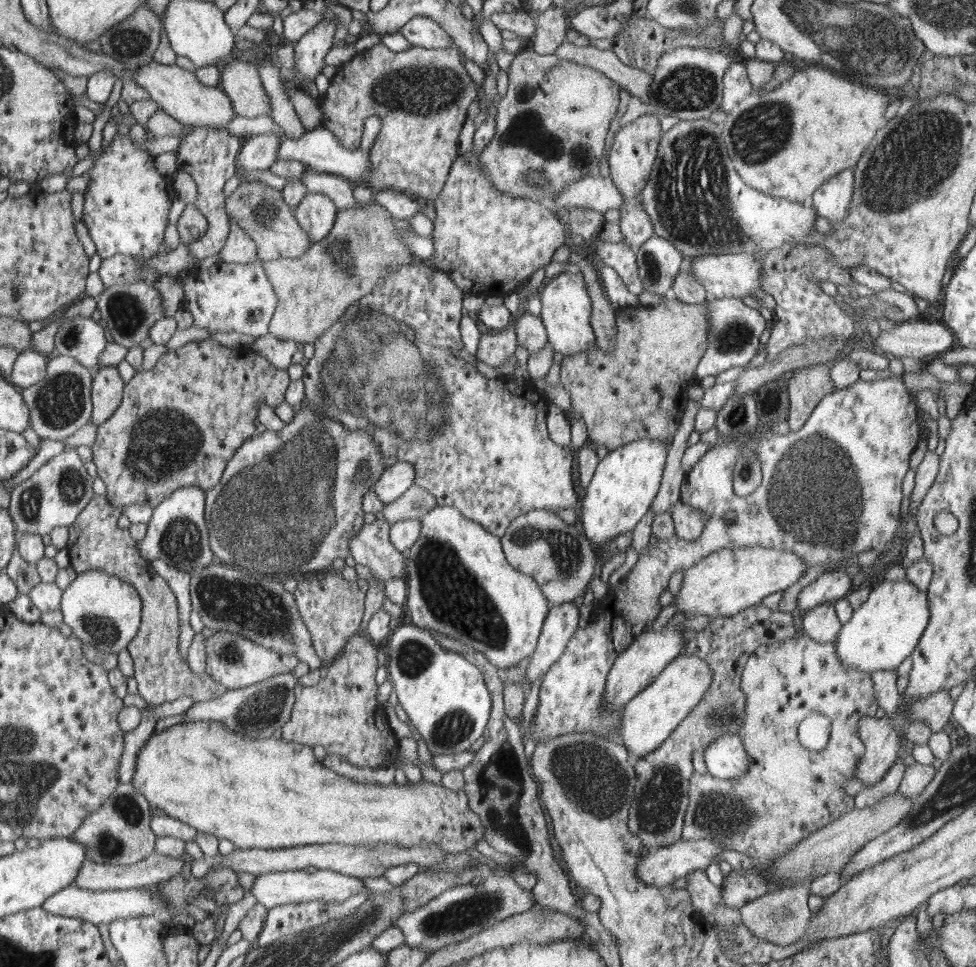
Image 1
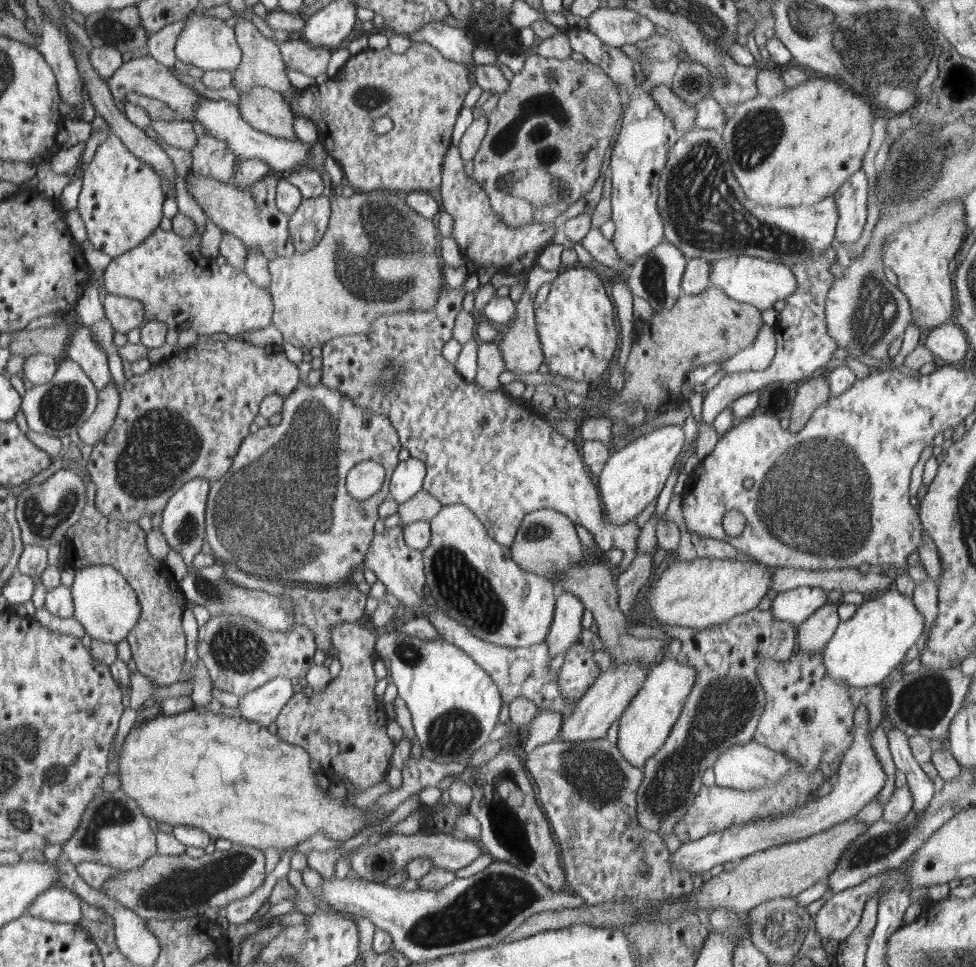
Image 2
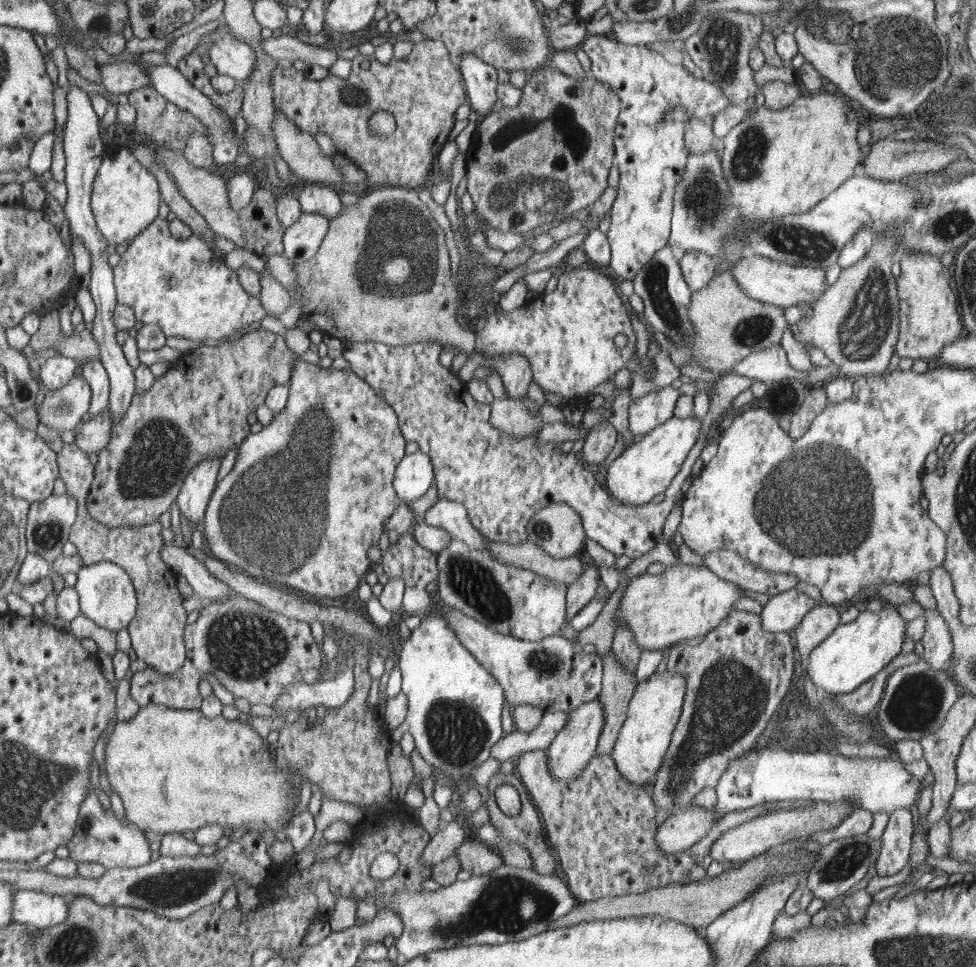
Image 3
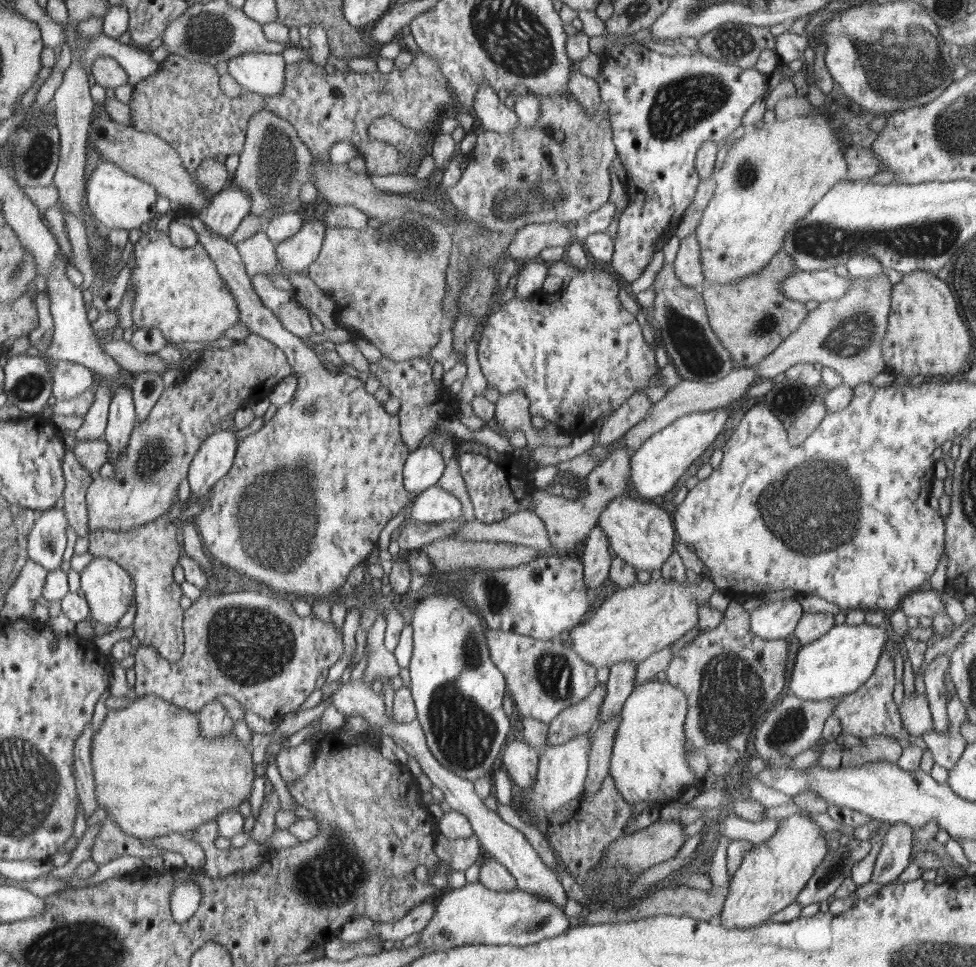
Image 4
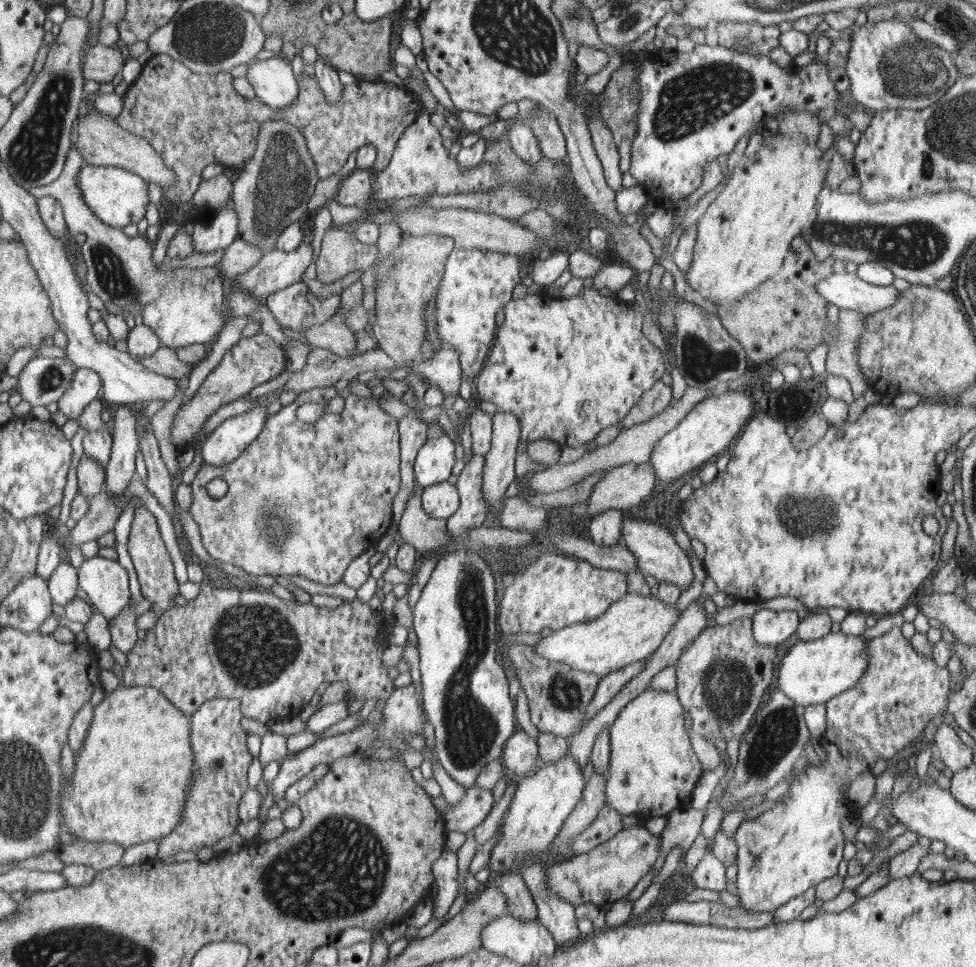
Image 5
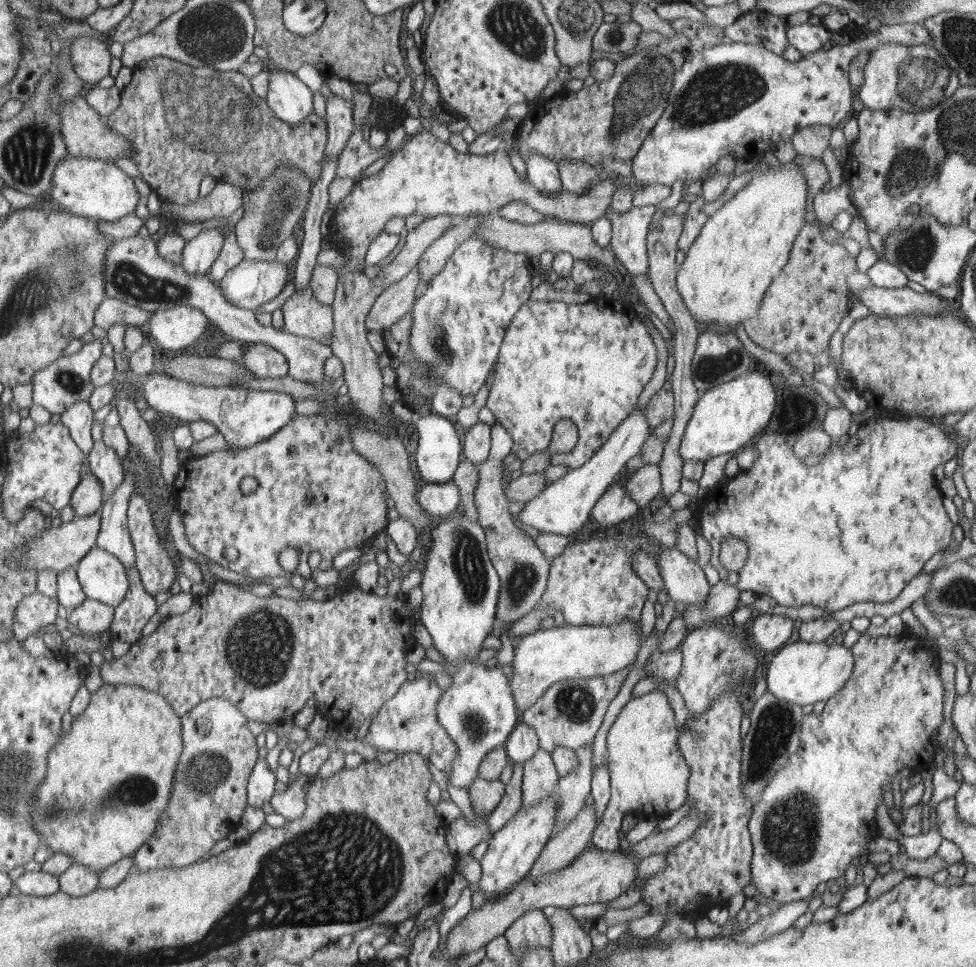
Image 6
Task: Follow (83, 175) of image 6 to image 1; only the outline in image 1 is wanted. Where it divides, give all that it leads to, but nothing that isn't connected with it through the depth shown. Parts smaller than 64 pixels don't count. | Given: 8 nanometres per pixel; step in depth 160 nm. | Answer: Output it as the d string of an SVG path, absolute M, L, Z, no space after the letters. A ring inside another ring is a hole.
M116 134L109 143L103 142L100 157L89 170L90 179L83 192L82 221L102 259L114 255L149 259L163 244L172 204L168 204L166 180L158 174L152 157L134 144L128 134Z

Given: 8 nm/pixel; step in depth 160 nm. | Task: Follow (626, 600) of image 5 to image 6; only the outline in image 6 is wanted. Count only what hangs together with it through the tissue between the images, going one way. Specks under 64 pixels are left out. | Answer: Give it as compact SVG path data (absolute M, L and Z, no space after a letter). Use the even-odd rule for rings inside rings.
M621 620L610 626L564 624L563 627L537 629L524 635L514 649L512 680L509 681L520 711L532 707L545 690L560 679L589 679L607 677L632 665L640 648L641 625L631 620Z

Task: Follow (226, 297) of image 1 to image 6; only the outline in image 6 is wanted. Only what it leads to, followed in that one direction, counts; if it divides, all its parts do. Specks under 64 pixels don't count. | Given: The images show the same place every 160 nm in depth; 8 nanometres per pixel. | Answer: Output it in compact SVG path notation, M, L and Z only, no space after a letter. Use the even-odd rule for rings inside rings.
M171 306L151 312L145 332L163 349L181 353L194 346L210 326L202 310L192 306Z

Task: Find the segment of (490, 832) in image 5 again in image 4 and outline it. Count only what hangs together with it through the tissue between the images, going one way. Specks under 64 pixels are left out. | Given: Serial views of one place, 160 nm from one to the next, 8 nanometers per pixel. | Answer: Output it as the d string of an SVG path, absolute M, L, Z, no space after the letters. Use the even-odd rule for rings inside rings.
M442 833L437 837L439 838L439 845L436 846L437 854L440 859L449 862L451 872L465 871L483 856L480 839L474 834L458 840L446 838Z

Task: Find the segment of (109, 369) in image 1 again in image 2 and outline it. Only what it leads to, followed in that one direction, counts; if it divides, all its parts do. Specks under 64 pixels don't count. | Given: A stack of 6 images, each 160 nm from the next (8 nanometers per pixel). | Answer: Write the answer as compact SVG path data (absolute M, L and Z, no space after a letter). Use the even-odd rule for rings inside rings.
M109 382L98 391L94 412L78 430L83 445L94 447L112 429L119 414L119 402L121 401L119 391L114 382Z

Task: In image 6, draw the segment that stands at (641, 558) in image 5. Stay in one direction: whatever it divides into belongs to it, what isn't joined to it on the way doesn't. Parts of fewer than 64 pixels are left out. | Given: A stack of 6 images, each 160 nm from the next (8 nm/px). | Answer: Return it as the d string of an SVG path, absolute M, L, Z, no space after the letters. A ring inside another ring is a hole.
M661 546L655 559L672 601L705 606L711 593L711 584L696 561L687 558L675 546Z

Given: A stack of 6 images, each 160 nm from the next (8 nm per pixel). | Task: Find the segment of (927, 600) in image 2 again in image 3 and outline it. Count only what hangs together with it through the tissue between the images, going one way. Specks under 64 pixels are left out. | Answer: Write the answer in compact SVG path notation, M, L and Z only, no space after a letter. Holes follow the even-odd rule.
M925 609L926 631L922 637L923 659L934 669L947 669L953 656L952 635L938 610Z

